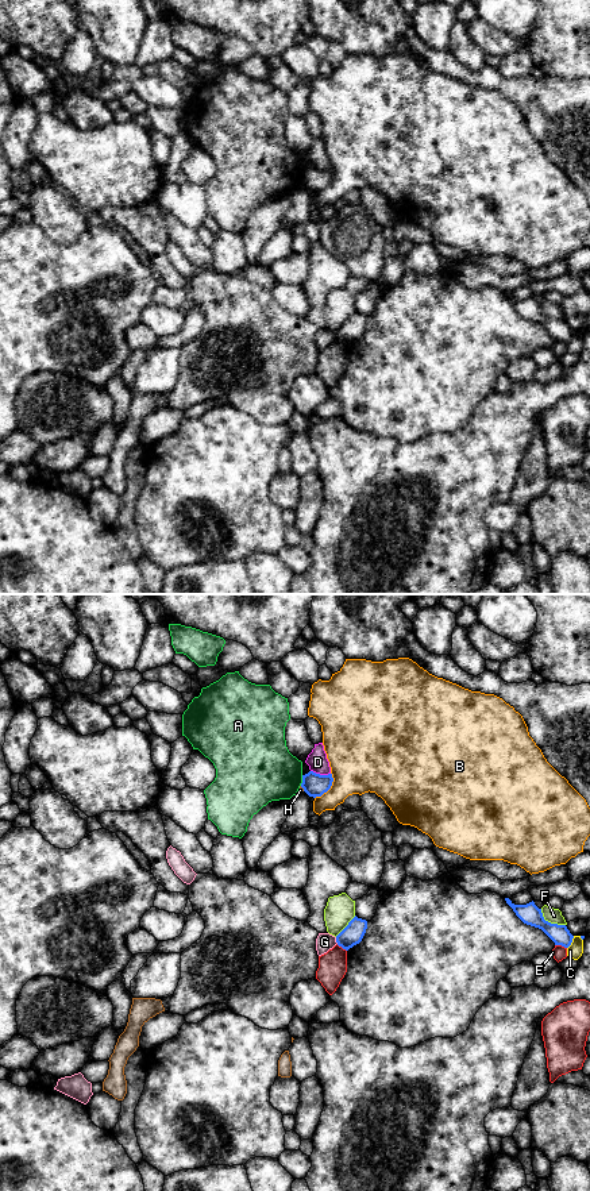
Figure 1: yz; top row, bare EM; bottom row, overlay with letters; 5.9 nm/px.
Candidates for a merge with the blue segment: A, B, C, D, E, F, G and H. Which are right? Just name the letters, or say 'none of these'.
none of these

